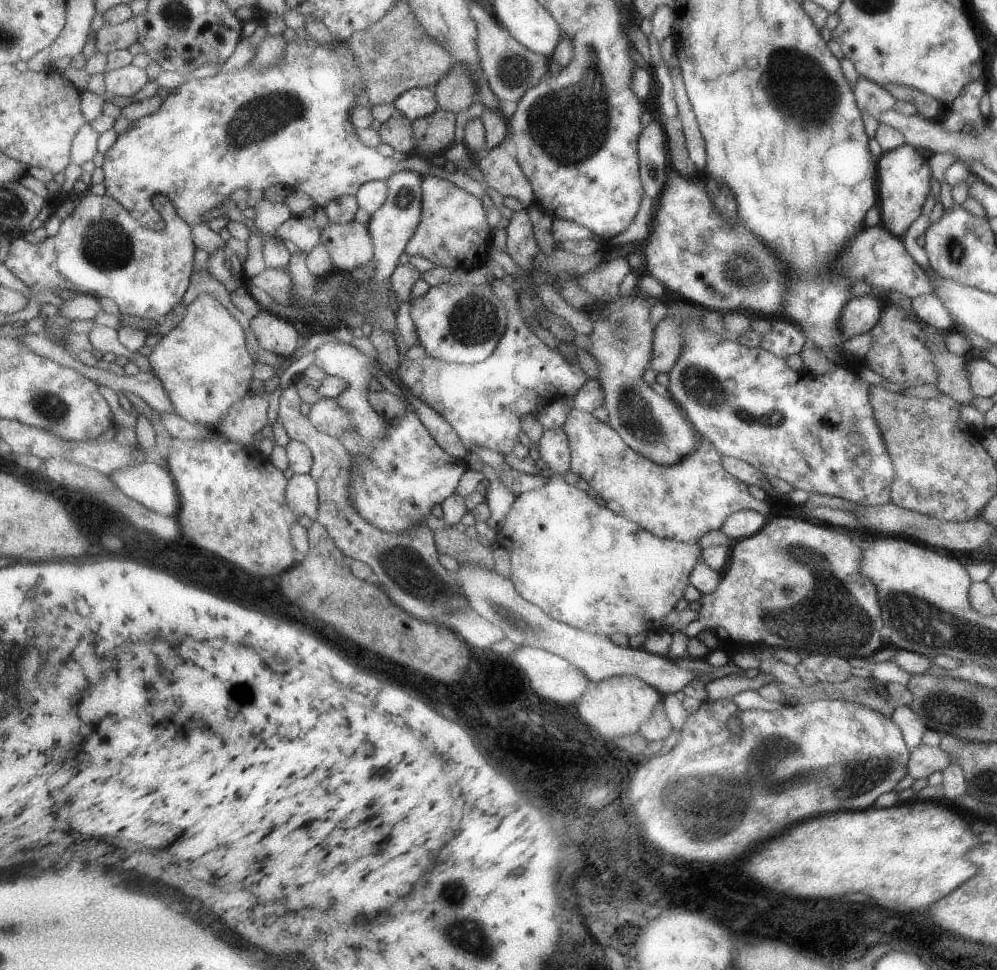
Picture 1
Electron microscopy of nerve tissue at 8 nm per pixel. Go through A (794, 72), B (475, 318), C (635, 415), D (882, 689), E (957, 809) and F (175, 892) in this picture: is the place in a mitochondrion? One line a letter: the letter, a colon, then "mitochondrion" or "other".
A: mitochondrion
B: mitochondrion
C: mitochondrion
D: other
E: other
F: other

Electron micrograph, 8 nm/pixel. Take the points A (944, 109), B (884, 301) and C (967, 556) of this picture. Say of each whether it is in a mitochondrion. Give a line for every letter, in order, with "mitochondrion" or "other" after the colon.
A: other
B: other
C: other

